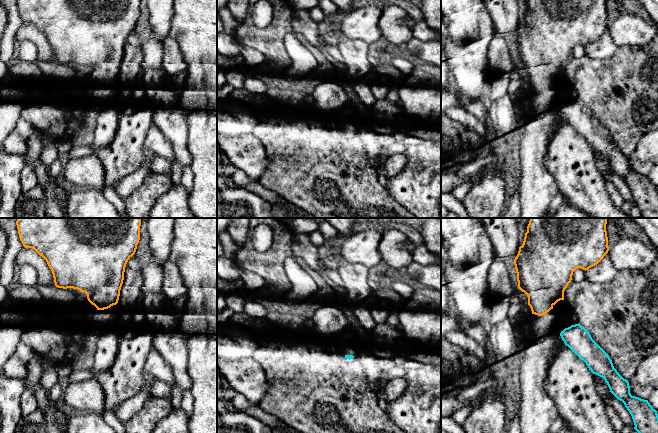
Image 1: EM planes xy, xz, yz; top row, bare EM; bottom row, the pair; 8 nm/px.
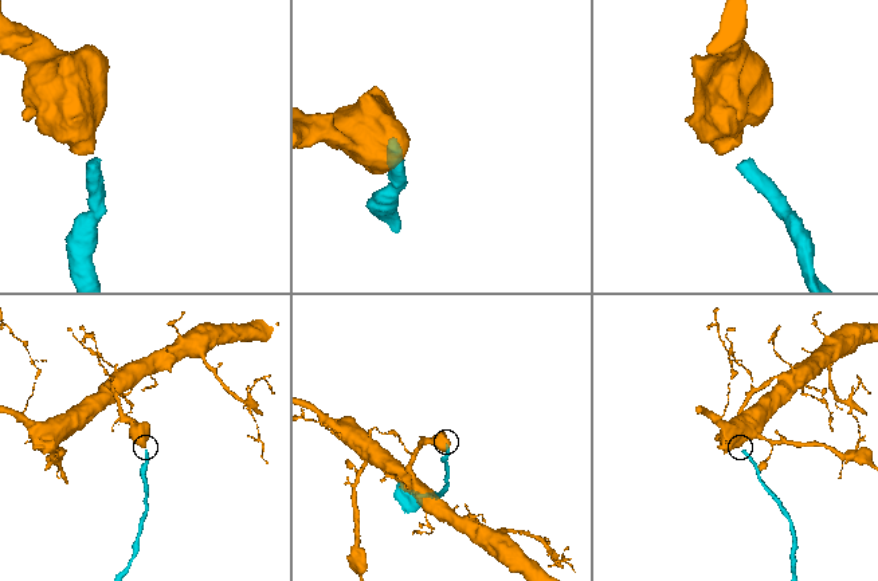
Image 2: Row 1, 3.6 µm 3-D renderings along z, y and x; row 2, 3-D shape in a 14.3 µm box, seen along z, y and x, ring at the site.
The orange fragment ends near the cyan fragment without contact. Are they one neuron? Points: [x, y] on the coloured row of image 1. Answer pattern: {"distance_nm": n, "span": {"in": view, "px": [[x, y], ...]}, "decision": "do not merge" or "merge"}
{"distance_nm": 190, "span": {"in": "yz", "px": [[552, 308], [565, 328]]}, "decision": "do not merge"}

